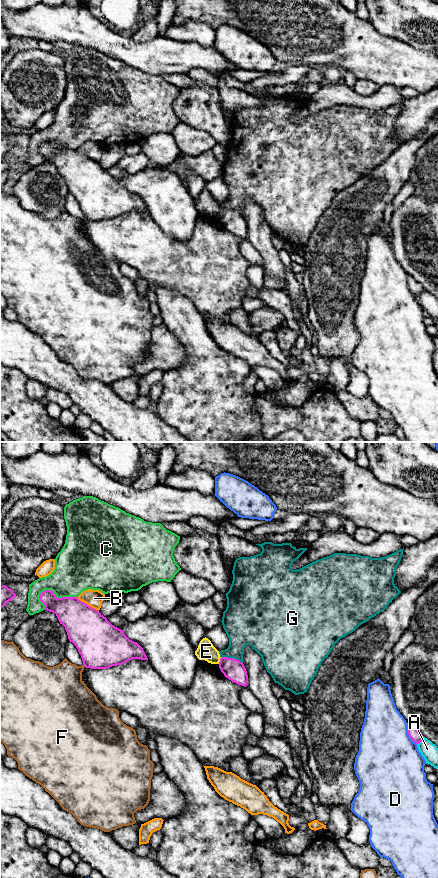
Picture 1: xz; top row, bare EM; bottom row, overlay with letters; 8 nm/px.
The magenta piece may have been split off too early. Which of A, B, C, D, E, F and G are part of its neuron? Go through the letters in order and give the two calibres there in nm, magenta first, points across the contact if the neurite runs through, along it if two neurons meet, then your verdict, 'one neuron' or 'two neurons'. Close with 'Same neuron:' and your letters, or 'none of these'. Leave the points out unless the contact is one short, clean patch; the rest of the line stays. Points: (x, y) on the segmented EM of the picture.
A: 100/140 nm | two neurons
B: 340/140 nm | two neurons
C: 260/320 nm | along xz (38, 596), (45, 590), (51, 590), (57, 597), (77, 597) | two neurons
D: 100/480 nm | two neurons
E: 170/150 nm | along xz (221, 657), (218, 663) | two neurons
F: 380/340 nm | two neurons
G: 170/260 nm | two neurons
Same neuron: none of these

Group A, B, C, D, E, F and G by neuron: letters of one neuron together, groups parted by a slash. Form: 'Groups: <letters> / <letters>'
Groups: A / B / C / D / E / F / G

